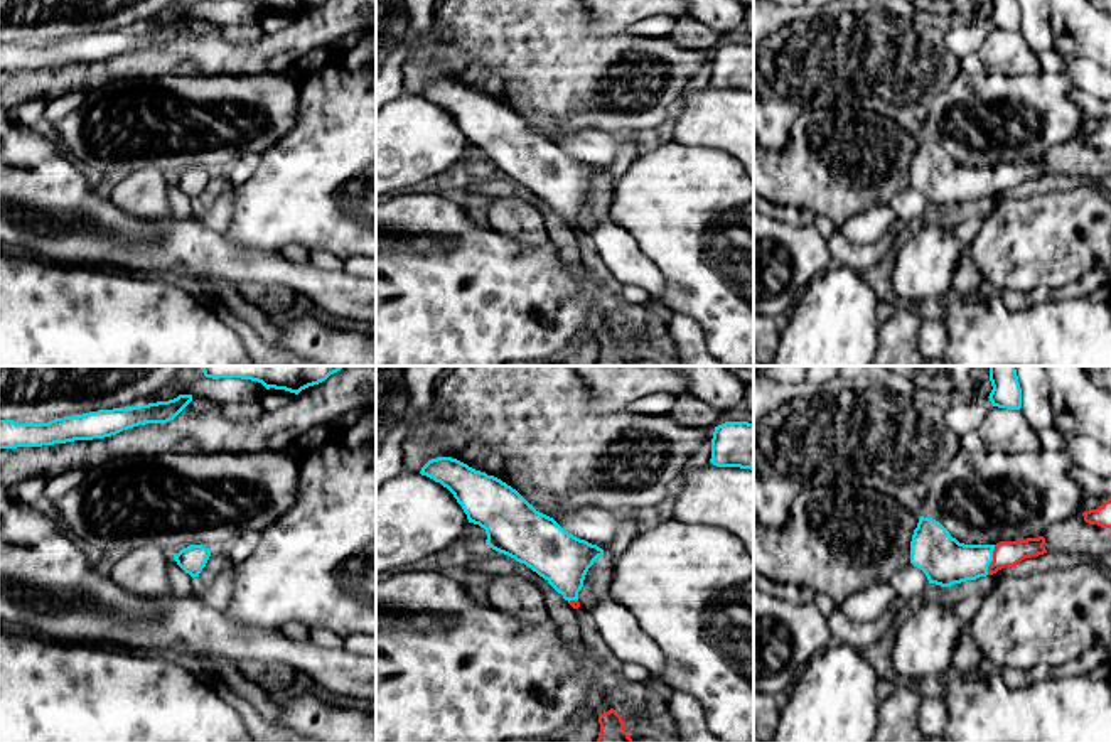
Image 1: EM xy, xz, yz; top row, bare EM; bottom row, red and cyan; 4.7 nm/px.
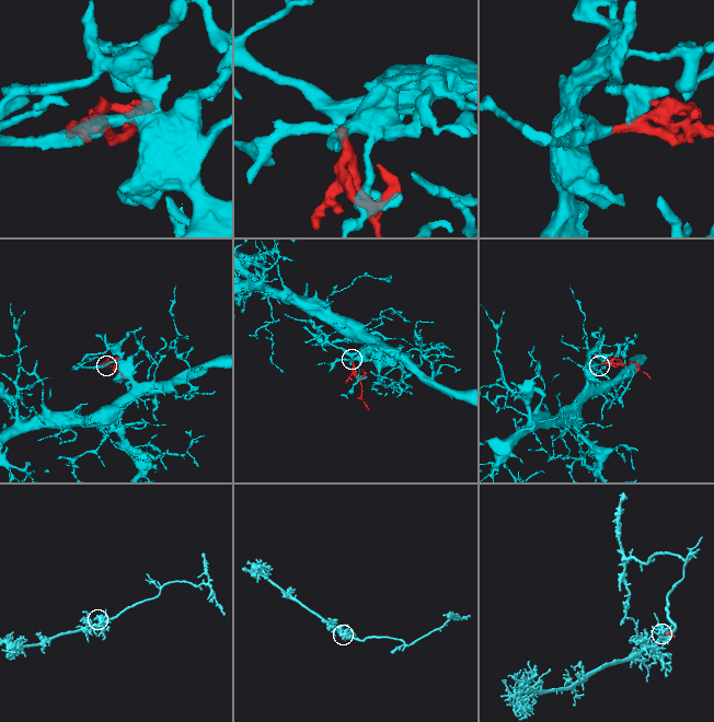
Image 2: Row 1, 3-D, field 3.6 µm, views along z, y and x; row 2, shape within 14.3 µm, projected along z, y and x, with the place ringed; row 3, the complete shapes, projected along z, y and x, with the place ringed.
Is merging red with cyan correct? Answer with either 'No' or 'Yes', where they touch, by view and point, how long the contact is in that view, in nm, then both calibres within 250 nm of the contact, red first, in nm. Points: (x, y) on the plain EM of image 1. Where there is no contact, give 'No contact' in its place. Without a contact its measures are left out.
Yes. Touches red at yz (993, 182). Shared border 150 nm. Thickness 130 nm (red) against 220 nm

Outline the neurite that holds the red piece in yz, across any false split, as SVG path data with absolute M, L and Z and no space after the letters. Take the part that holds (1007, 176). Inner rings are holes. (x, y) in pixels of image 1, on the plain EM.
M920 138L910 164L910 186L926 196L929 206L951 209L1044 177L1045 167L1044 159L996 167L964 167L939 143Z

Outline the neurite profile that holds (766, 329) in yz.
M754 314L754 359L769 366L777 352L781 320Z

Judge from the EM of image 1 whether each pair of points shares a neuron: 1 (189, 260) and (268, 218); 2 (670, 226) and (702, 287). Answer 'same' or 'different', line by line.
1: different
2: same

